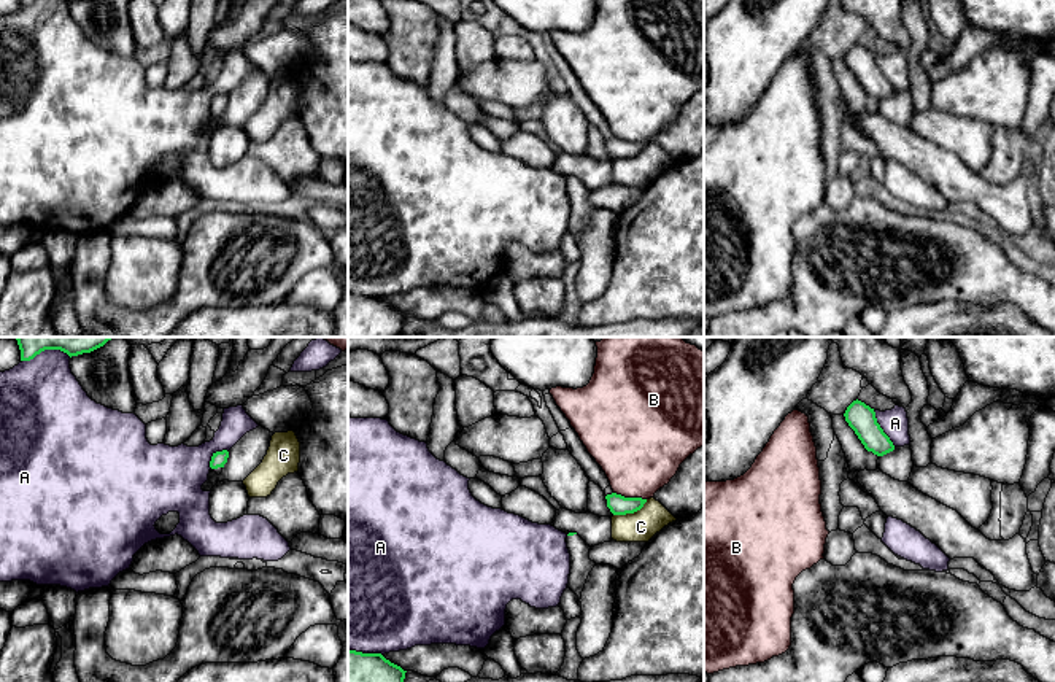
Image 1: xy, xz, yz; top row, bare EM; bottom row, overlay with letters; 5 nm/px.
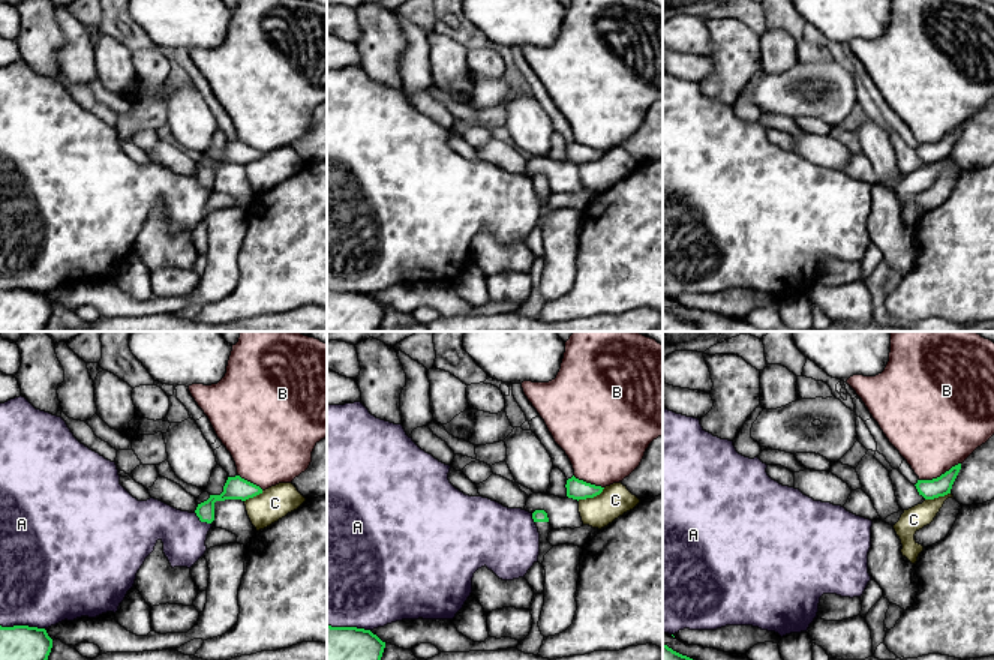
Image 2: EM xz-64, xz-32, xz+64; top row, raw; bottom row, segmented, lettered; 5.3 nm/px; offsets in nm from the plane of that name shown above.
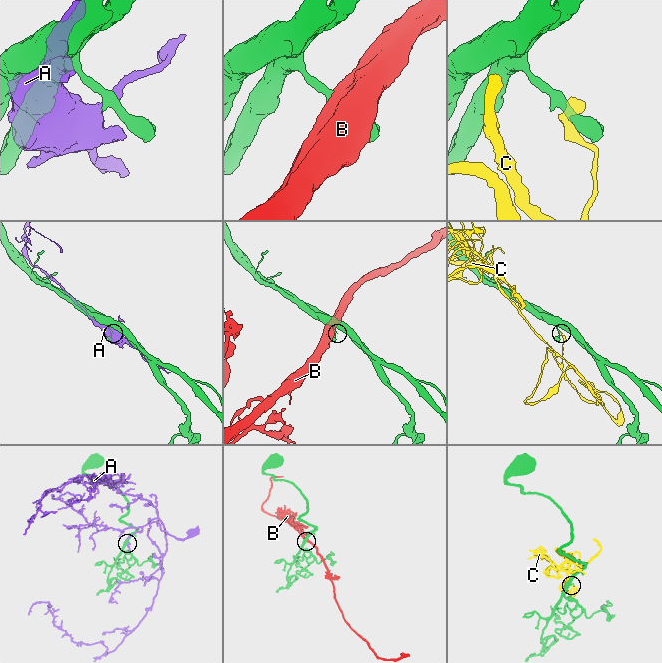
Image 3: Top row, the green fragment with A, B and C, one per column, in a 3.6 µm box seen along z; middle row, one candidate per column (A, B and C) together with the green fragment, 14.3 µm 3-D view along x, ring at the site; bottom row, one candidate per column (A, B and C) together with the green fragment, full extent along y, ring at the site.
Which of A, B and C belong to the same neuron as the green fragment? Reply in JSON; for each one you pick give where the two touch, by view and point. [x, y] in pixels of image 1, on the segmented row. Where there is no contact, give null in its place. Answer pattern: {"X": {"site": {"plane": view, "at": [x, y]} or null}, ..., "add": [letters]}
{"add": []}

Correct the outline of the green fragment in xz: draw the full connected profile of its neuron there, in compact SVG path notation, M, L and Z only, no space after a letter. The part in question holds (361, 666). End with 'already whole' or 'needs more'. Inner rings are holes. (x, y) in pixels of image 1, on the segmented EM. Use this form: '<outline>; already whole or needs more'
M348 649L348 682L404 682L405 672L381 653Z; already whole

